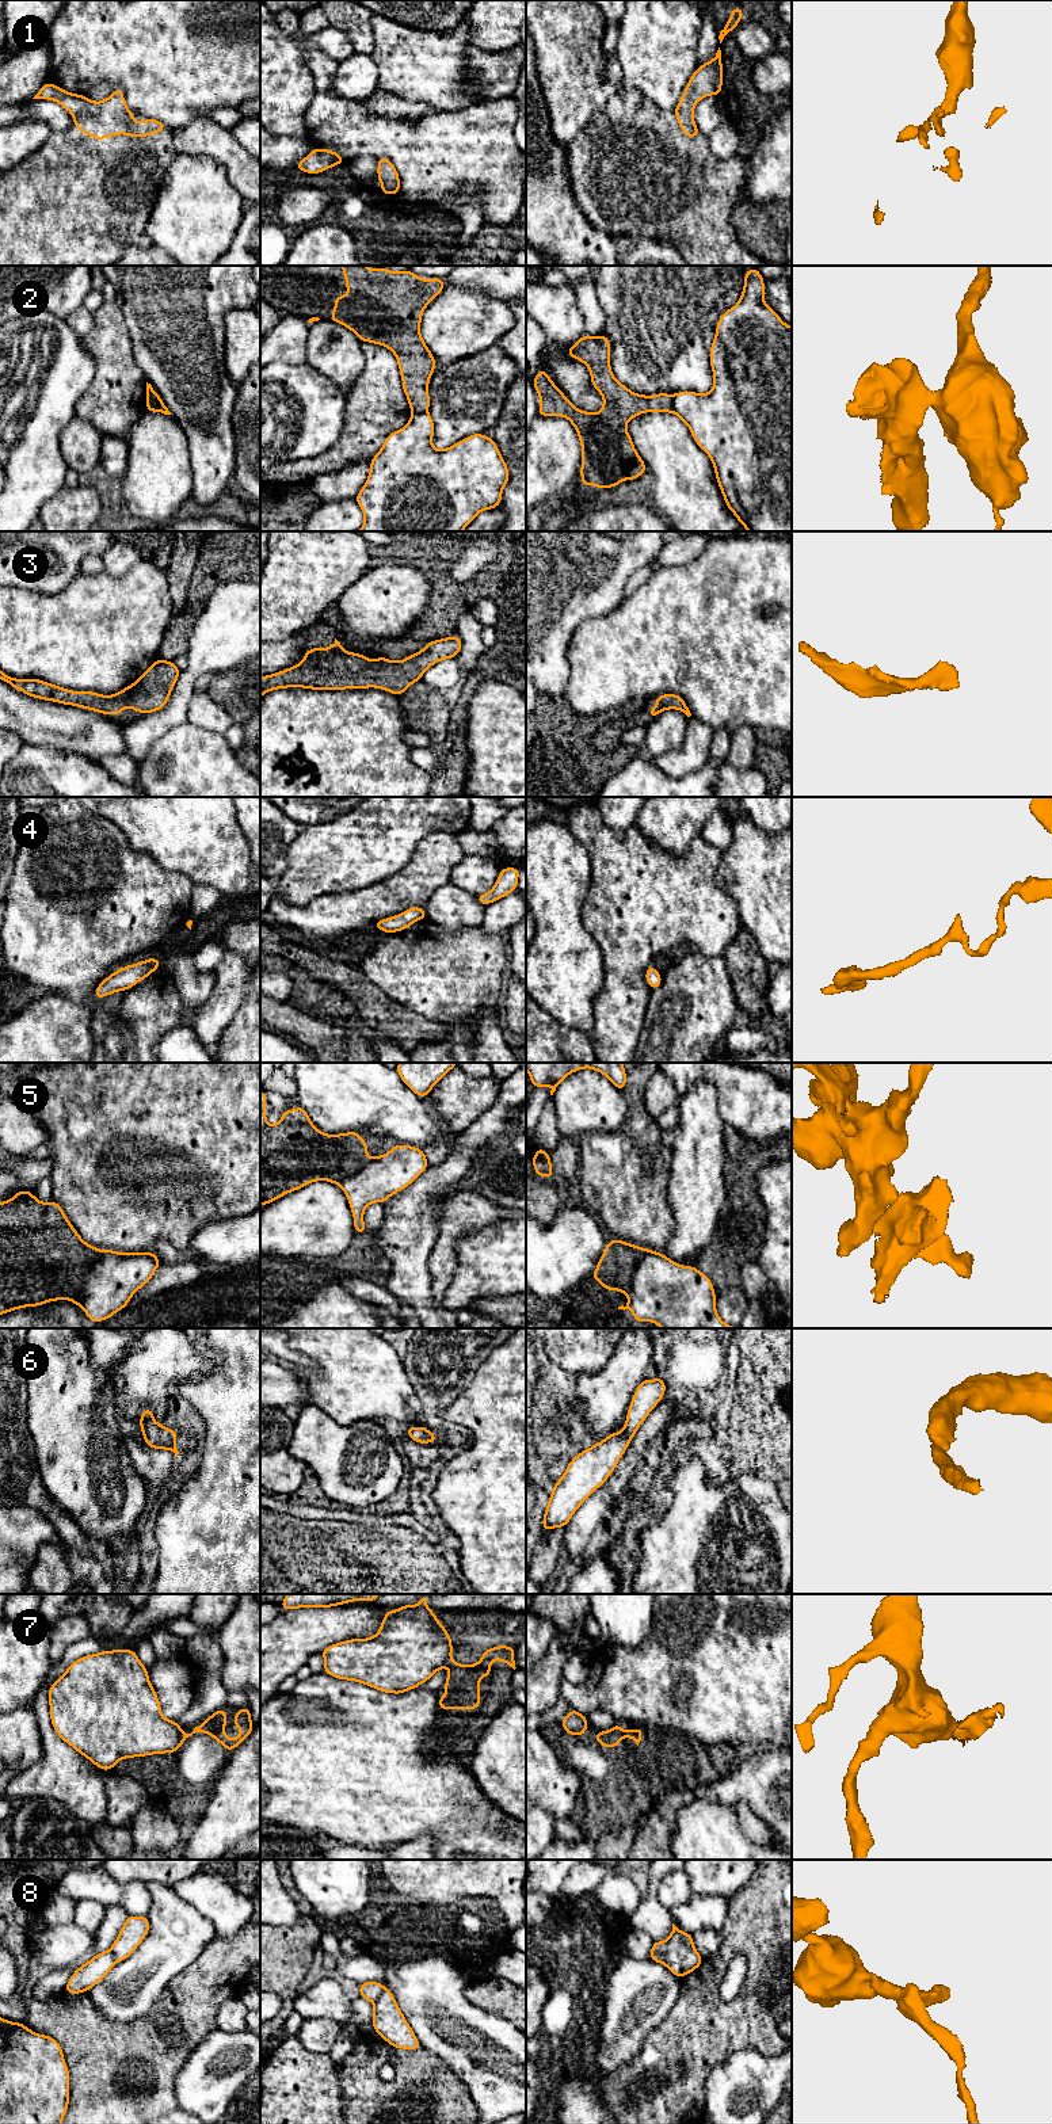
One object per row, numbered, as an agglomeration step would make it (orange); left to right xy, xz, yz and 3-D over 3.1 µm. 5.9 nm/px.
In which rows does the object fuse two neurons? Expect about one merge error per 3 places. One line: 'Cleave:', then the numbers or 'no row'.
Cleave: 2, 5, 7, 8

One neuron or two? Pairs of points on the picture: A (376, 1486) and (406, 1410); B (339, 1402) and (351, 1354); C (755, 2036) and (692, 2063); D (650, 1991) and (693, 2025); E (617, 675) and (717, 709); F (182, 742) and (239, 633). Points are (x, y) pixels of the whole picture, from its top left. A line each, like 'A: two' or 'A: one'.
A: two
B: one
C: one
D: two
E: one
F: two

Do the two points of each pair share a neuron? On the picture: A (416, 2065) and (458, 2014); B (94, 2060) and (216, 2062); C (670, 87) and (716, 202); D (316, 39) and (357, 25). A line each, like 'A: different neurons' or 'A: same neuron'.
A: different neurons
B: different neurons
C: different neurons
D: different neurons

